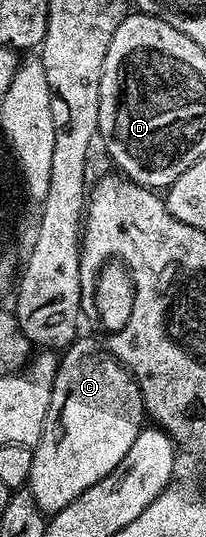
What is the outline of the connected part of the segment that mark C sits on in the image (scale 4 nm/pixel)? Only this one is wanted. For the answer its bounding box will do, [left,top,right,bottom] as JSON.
[27,335,146,515]

